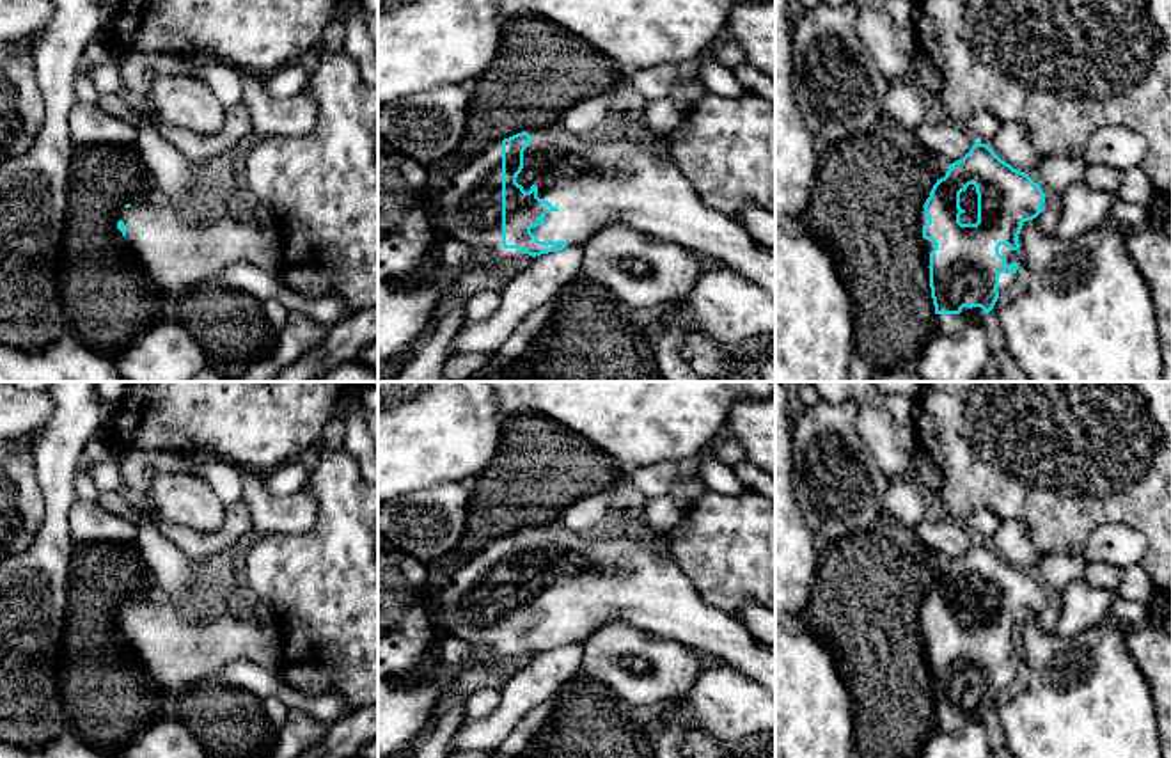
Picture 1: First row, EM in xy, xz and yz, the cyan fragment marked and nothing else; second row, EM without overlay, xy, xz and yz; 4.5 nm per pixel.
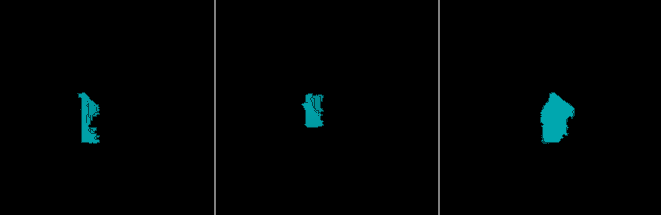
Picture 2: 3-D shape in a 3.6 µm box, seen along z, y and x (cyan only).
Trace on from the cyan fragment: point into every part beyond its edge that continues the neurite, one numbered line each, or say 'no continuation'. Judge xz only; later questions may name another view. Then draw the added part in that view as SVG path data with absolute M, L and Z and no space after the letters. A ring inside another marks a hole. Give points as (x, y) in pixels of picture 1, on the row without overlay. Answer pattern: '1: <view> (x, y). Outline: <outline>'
1: xz (627, 576). Outline: M562 524L527 527L530 540L523 549L523 566L516 580L525 589L538 584L538 595L555 607L545 623L530 630L539 639L584 643L609 621L625 621L662 639L672 639L703 657L724 662L754 678L775 696L775 650L759 644L733 614L706 604L667 547L655 536L619 527L578 534Z

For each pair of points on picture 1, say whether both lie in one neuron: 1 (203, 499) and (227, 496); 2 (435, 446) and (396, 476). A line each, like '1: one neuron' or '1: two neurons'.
1: two neurons
2: one neuron

